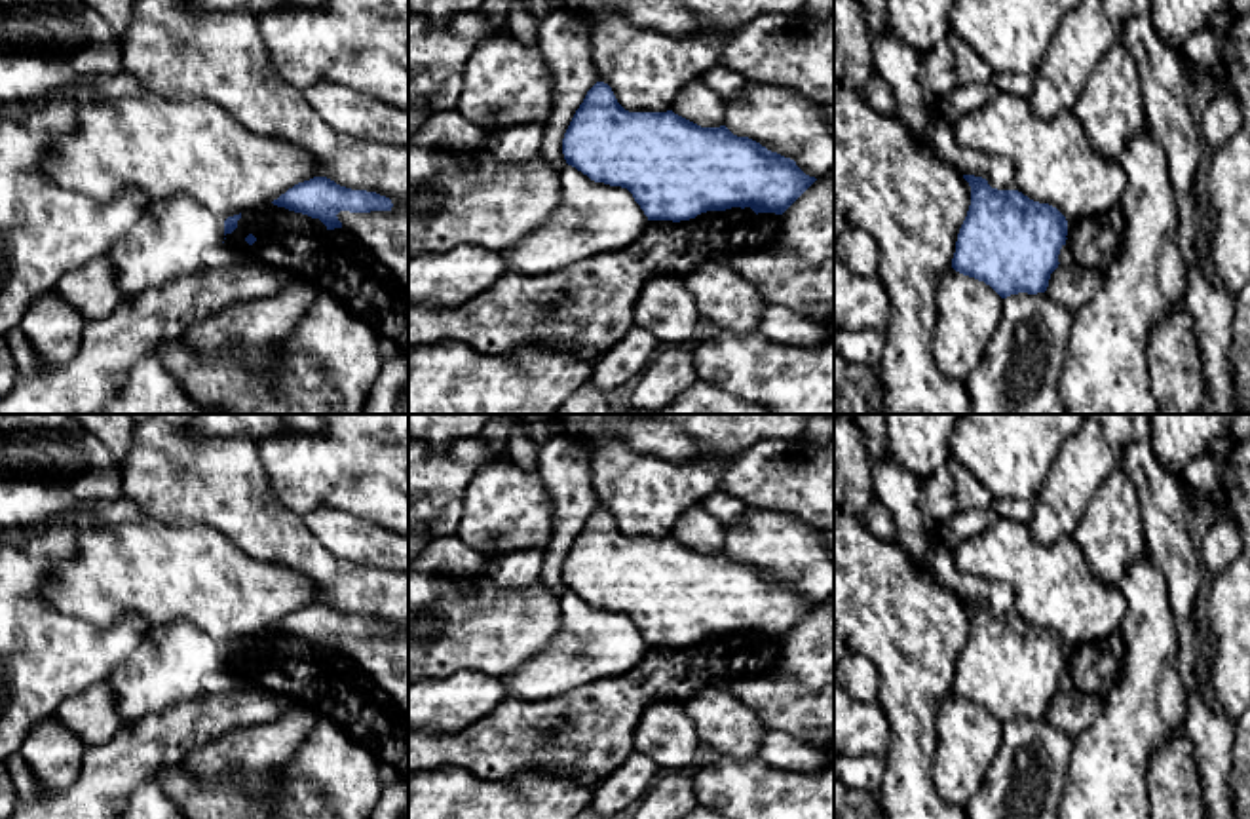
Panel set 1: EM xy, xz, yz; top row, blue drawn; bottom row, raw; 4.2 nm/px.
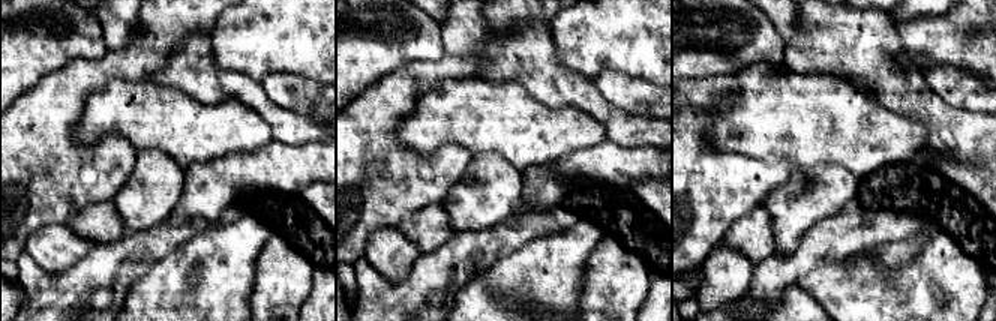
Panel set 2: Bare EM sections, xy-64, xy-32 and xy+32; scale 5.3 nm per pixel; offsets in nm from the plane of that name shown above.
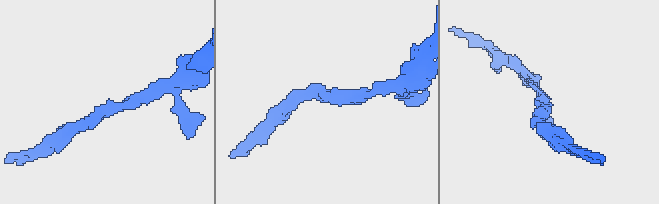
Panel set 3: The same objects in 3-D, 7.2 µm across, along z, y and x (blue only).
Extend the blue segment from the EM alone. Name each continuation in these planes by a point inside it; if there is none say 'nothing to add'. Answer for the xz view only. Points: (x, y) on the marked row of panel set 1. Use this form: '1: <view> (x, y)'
nothing to add

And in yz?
nothing to add

